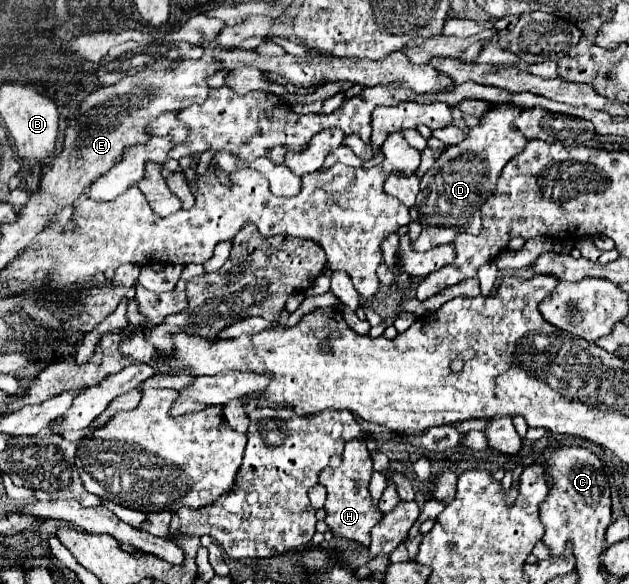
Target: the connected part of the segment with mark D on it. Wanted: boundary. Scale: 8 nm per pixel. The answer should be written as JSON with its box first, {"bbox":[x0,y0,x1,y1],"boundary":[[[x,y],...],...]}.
{"bbox":[412,105,528,251],"boundary":[[[496,105],[480,119],[478,127],[468,131],[468,137],[462,143],[448,147],[426,171],[420,181],[416,203],[422,223],[422,233],[412,245],[416,251],[428,251],[430,247],[446,245],[454,239],[456,233],[462,231],[472,235],[480,233],[482,203],[486,203],[486,199],[494,193],[504,165],[528,143],[528,139],[512,125],[518,115],[520,109],[516,105]]]}

